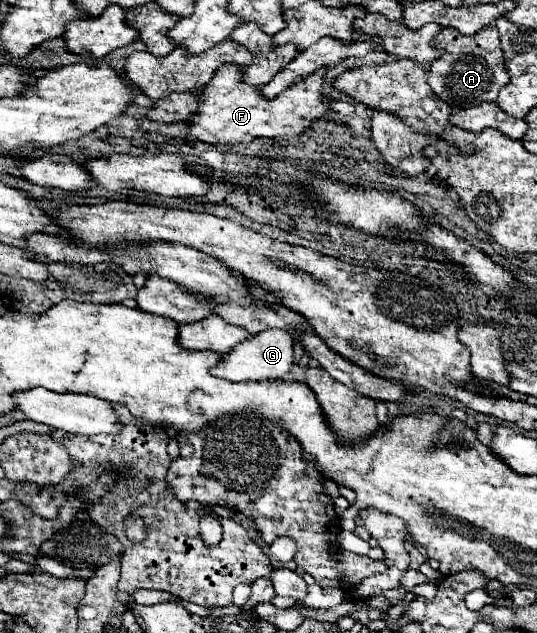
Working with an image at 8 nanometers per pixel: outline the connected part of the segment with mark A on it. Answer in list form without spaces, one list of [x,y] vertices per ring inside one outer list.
[[[496,26],[482,28],[474,36],[458,34],[446,28],[446,68],[432,68],[428,78],[428,84],[432,86],[436,96],[440,96],[452,106],[468,108],[482,102],[494,102],[498,98],[498,90],[506,86],[506,82],[508,72],[500,48],[500,32]]]

